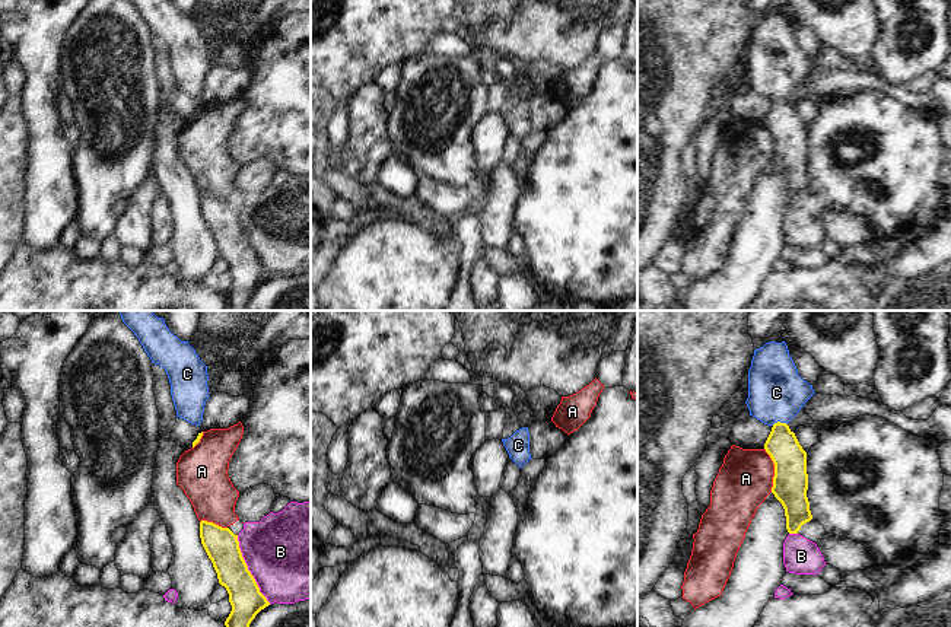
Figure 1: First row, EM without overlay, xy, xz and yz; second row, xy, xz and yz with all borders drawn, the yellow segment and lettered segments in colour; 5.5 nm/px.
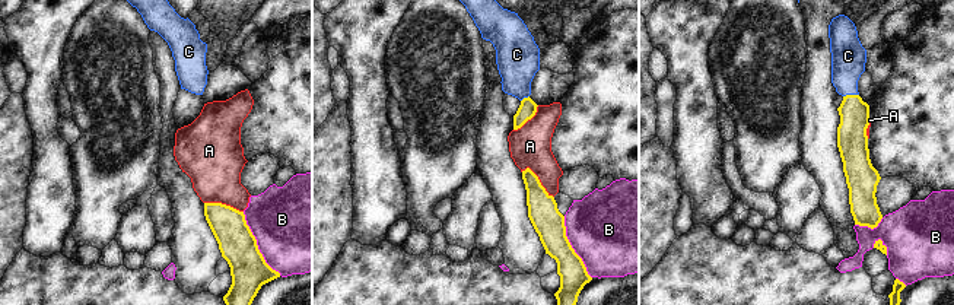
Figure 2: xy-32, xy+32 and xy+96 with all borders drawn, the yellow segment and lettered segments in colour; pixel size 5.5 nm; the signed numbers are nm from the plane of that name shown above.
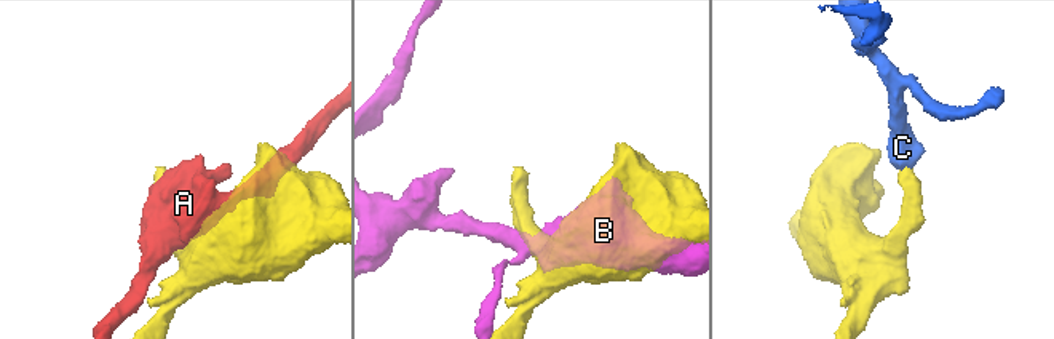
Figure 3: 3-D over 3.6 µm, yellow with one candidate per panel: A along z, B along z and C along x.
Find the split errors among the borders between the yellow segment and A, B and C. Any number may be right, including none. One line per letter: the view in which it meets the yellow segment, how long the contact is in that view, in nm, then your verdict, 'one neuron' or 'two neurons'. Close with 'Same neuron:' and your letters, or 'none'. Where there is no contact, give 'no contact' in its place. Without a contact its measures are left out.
A: yz | 260 nm | two neurons
B: xy | 420 nm | two neurons
C: yz | 90 nm | one neuron
Same neuron: C

